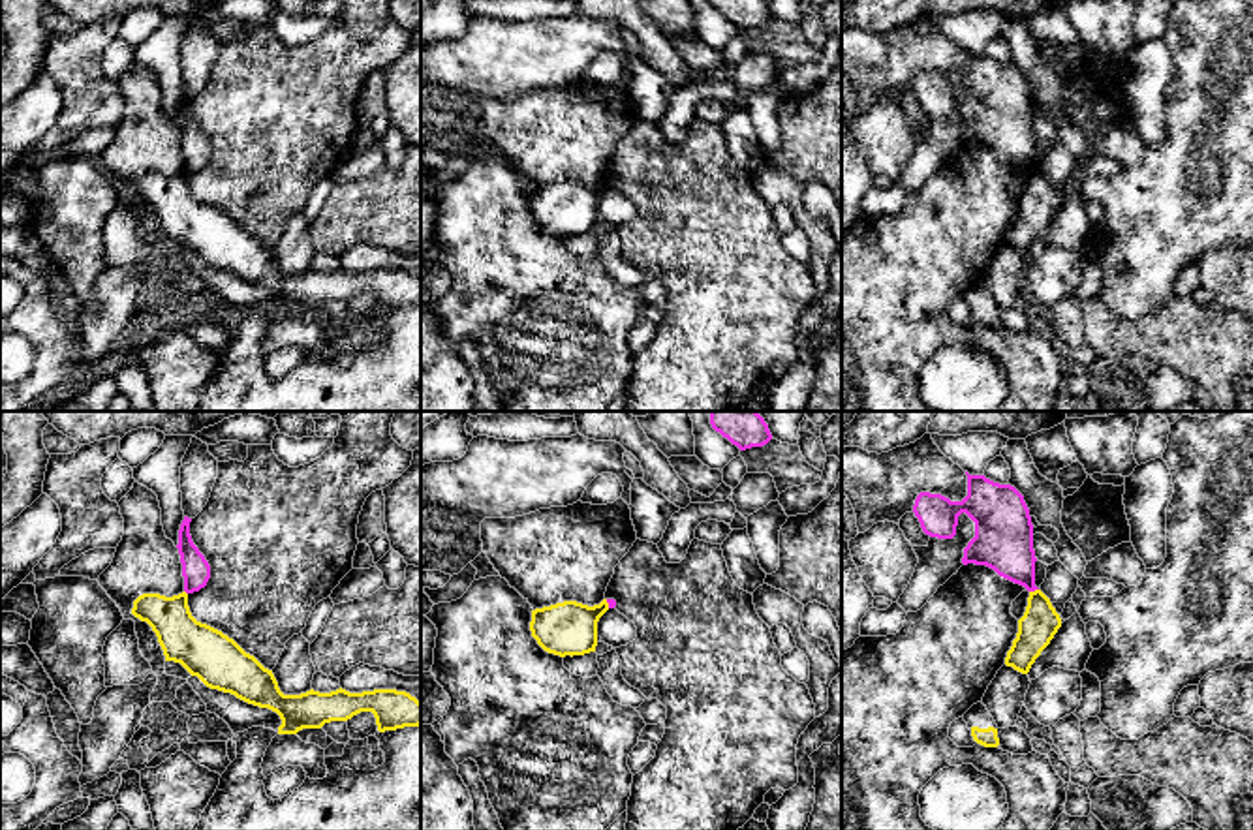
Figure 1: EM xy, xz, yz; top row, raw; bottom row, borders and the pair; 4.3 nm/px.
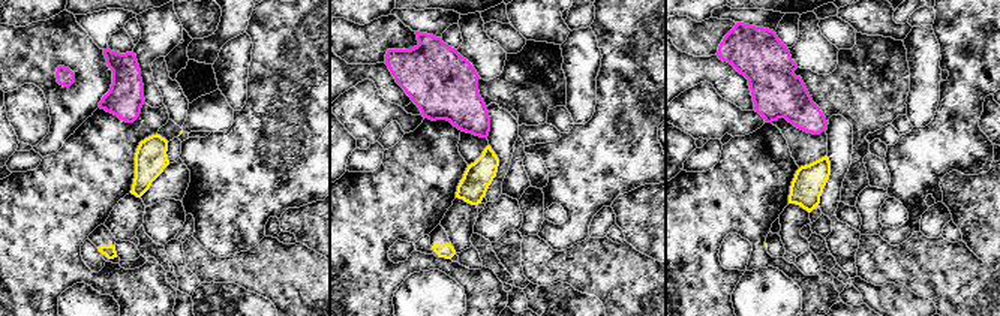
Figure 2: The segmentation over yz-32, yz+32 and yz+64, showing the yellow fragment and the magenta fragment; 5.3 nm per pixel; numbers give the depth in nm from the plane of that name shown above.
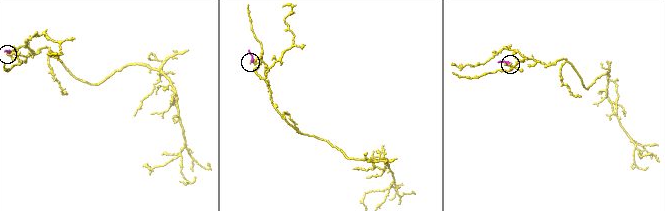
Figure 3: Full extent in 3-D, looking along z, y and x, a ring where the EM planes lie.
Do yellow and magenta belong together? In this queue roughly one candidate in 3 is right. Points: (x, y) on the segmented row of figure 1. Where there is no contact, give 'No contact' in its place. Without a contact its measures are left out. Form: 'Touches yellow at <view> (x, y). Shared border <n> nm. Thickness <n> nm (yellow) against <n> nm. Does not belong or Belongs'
Touches yellow at yz (1036, 590). Shared border 40 nm. Thickness 160 nm (yellow) against 260 nm. Does not belong

